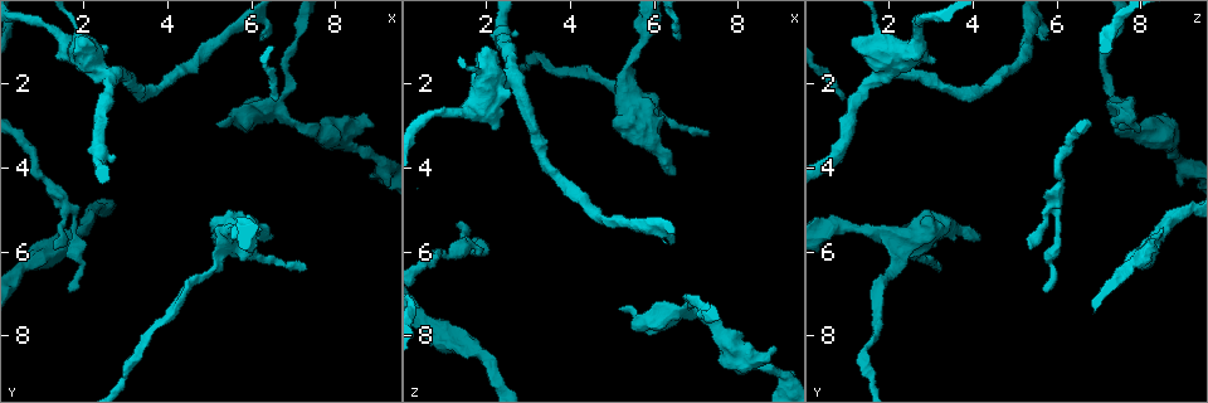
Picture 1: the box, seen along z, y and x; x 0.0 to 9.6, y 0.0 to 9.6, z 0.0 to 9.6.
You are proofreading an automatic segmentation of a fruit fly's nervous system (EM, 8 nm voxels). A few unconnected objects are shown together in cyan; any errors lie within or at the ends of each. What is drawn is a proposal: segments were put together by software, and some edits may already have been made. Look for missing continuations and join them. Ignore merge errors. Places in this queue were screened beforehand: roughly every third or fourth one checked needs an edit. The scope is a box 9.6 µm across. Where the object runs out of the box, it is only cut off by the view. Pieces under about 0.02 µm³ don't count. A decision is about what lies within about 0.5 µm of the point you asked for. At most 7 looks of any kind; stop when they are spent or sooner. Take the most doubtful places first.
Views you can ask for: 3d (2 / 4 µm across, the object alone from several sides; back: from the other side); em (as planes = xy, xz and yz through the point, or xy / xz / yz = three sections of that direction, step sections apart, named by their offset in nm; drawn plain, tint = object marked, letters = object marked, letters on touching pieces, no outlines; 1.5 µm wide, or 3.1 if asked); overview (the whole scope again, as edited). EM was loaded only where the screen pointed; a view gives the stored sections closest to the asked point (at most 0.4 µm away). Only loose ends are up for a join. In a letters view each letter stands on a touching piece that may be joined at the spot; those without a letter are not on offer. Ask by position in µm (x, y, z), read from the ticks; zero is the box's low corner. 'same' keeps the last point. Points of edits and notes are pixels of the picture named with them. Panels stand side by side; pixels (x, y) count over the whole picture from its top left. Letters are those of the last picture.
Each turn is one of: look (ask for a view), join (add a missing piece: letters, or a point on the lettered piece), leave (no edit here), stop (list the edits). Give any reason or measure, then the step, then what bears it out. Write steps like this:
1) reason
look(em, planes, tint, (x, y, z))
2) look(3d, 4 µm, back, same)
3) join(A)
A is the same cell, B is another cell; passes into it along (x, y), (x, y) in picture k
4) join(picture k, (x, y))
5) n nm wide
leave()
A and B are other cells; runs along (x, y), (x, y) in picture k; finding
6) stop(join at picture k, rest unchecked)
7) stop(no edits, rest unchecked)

branch stops here
look(em, planes, letters, (1.65, 6.95, 5.75))

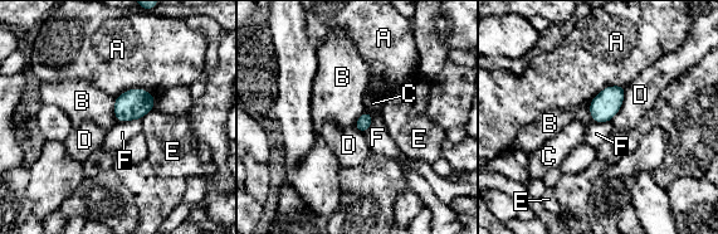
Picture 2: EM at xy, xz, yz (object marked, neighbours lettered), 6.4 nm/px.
leave()
A, B, C, D, E and F are other cells; border along (113, 97), (113, 115), (117, 121) in picture 2; none of them fits

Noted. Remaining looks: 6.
branch stops here
look(em, planes, letters, (6.20, 0.90, 5.80))

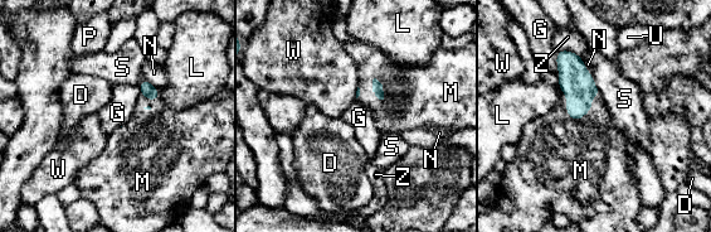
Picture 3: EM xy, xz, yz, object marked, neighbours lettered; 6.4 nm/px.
join(M)
M is the same cell, D, G, L, N, P, S, U, W and Z are other cells; passes into it along (574, 80), (588, 110), (592, 149) in picture 3; the neuron continues

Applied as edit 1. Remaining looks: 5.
see it whole again
look(overview)

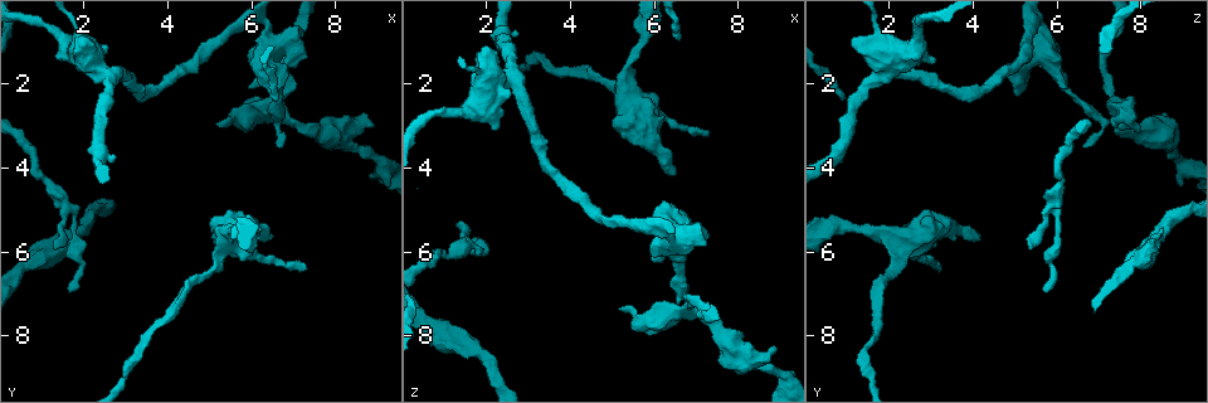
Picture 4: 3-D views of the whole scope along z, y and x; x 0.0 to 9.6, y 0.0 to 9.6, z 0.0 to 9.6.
free end
look(em, yz, step 4, tint, (6.45, 5.65, 4.15))

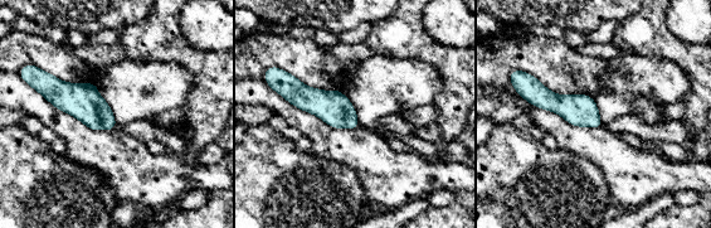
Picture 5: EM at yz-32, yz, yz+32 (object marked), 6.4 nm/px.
look(em, planes, letters, same)

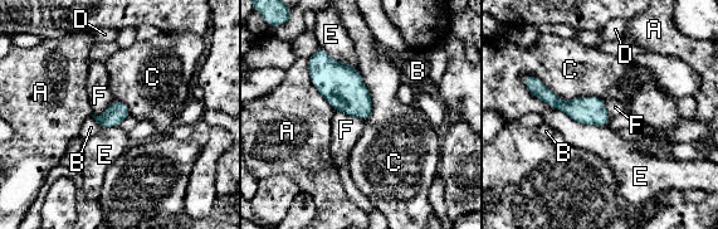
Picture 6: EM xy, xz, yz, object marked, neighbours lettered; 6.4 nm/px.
leave()
A, B, C, D, E and F are other cells; runs along (532, 87), (605, 120) in picture 6; none of them fits

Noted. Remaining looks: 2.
stop(join at picture 3, rest unchecked)

